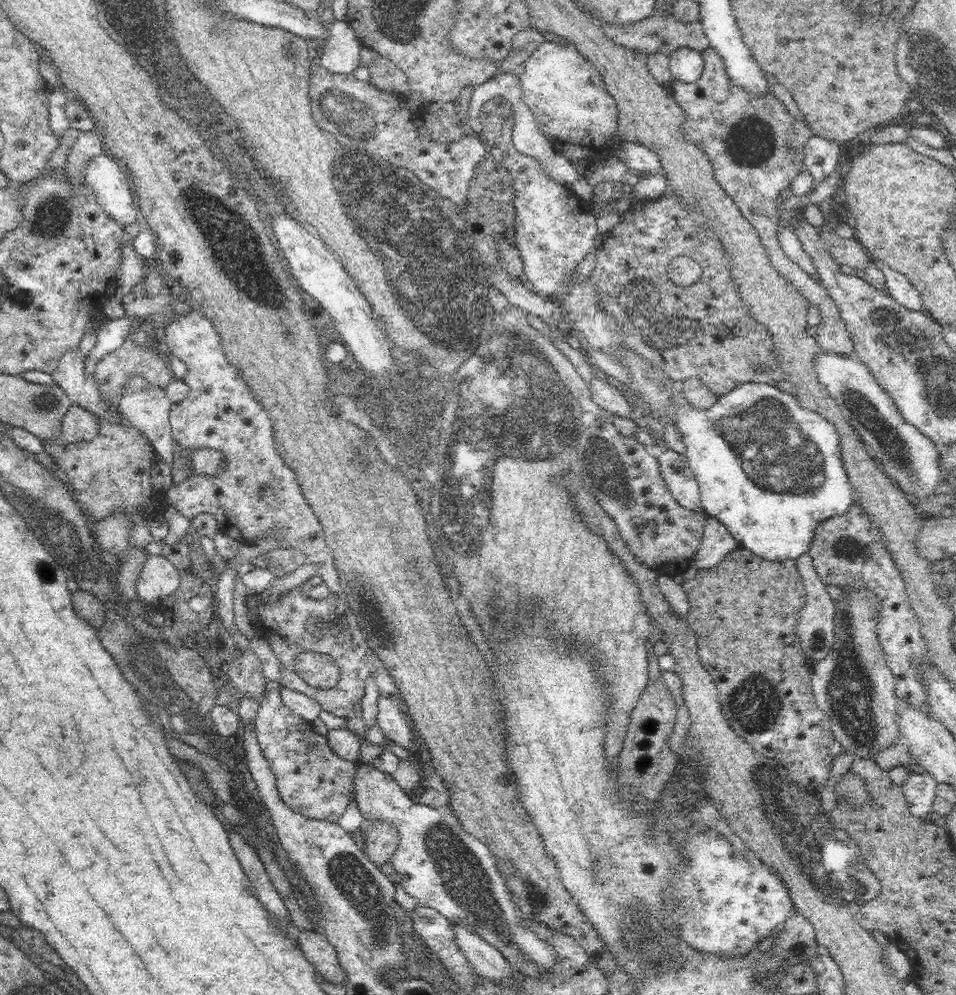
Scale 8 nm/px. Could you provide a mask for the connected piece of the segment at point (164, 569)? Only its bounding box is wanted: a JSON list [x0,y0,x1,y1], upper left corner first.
[136,556,180,606]

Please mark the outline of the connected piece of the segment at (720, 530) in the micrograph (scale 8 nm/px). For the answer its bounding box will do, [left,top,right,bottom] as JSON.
[692,516,739,570]

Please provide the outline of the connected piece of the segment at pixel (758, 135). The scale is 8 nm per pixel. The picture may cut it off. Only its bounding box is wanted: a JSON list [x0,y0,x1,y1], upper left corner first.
[666,46,854,357]

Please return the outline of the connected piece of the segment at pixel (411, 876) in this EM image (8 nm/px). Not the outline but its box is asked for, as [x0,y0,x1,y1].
[353,762,557,978]

